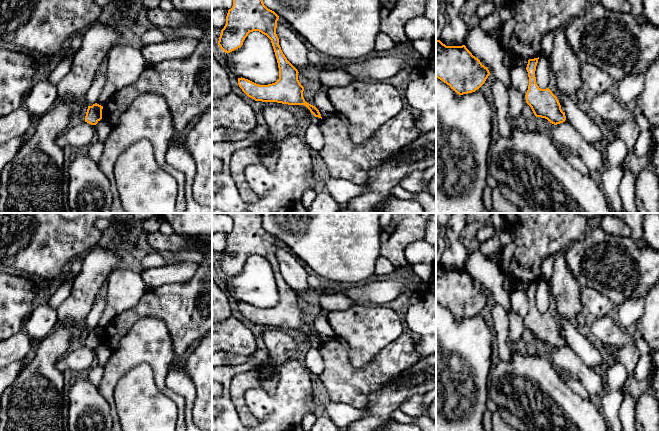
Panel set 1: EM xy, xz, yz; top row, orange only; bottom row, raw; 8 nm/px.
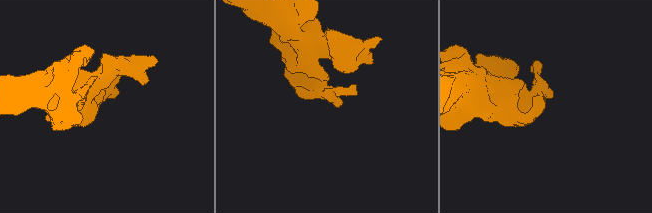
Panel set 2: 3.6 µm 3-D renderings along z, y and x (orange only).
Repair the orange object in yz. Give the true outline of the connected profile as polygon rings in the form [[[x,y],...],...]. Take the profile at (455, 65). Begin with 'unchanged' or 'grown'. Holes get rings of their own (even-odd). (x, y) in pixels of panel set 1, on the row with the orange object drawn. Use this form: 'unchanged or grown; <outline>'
unchanged; [[[436,40],[436,77],[457,94],[475,92],[489,75],[488,68],[465,45],[446,46]]]

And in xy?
unchanged; [[[95,103],[92,106],[88,106],[85,122],[96,125],[102,119],[102,109],[103,106]]]

